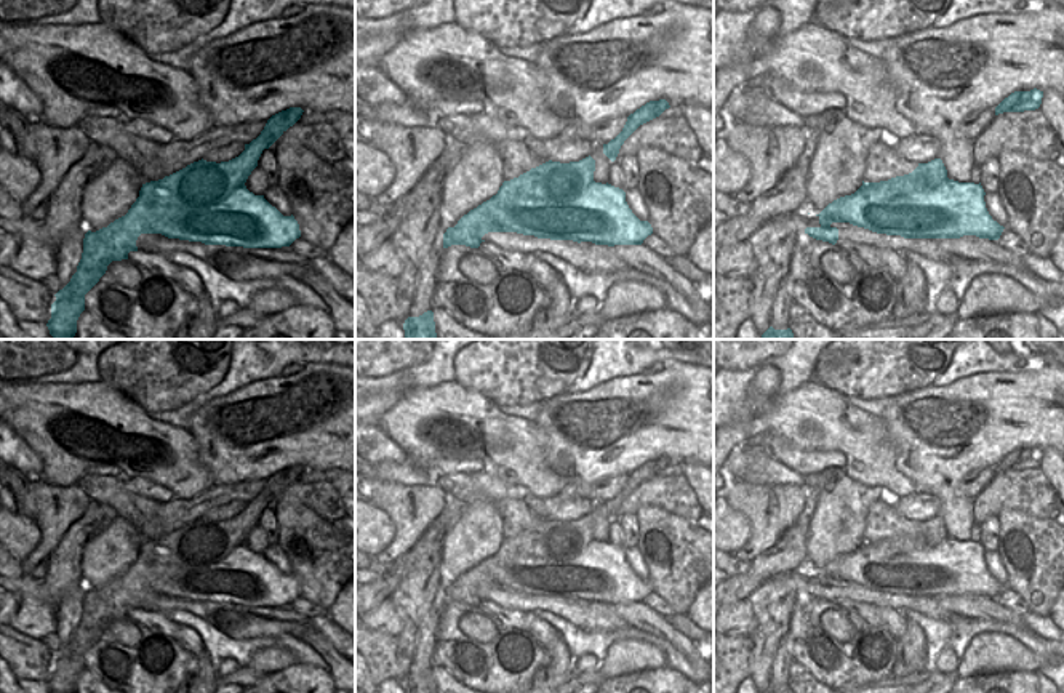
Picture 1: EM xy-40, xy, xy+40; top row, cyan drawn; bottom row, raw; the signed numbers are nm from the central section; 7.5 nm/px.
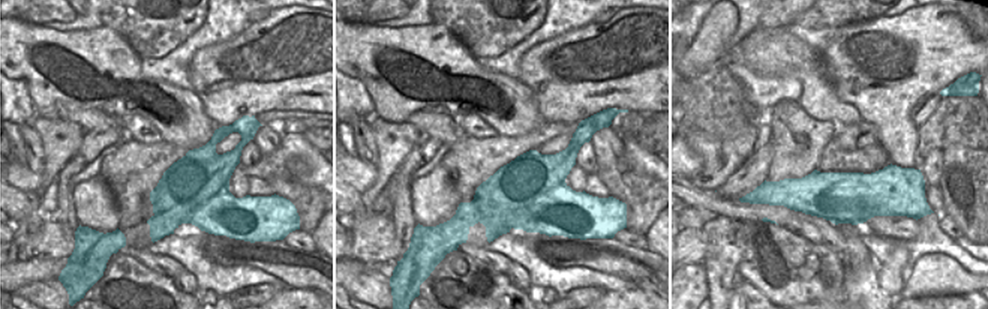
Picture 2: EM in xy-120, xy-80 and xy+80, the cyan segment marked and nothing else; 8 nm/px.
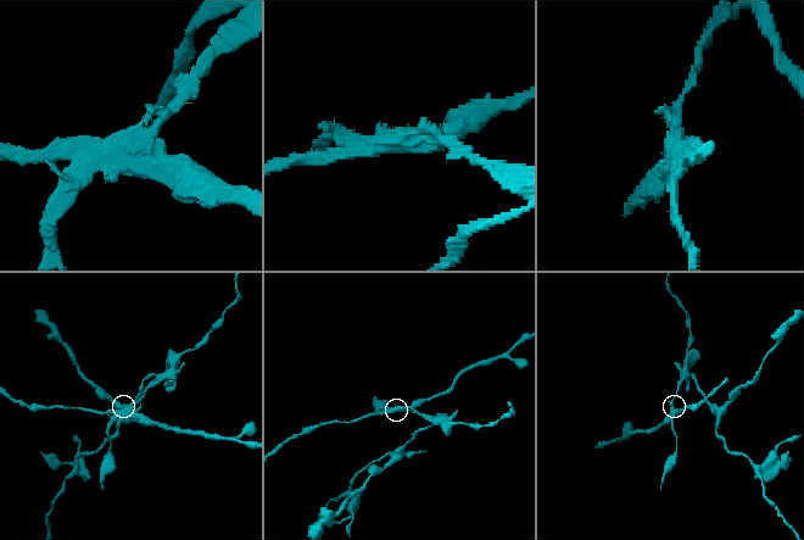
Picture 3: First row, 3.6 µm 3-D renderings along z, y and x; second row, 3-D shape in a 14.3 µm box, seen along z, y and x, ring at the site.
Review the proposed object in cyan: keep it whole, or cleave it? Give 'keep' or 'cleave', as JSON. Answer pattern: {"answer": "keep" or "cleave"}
{"answer": "cleave"}

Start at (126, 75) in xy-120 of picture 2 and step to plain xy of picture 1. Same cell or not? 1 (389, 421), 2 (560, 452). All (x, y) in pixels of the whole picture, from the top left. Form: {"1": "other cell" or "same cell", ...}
{"1": "same cell", "2": "other cell"}

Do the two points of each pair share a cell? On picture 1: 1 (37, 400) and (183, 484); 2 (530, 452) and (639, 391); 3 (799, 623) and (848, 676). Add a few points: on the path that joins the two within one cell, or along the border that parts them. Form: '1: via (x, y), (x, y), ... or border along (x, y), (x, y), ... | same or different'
1: via (82, 410), (127, 429), (165, 432), (170, 442) | same
2: border along (533, 423), (548, 440), (546, 463), (564, 477) | different
3: via (804, 640), (810, 658), (821, 669), (831, 671) | same

